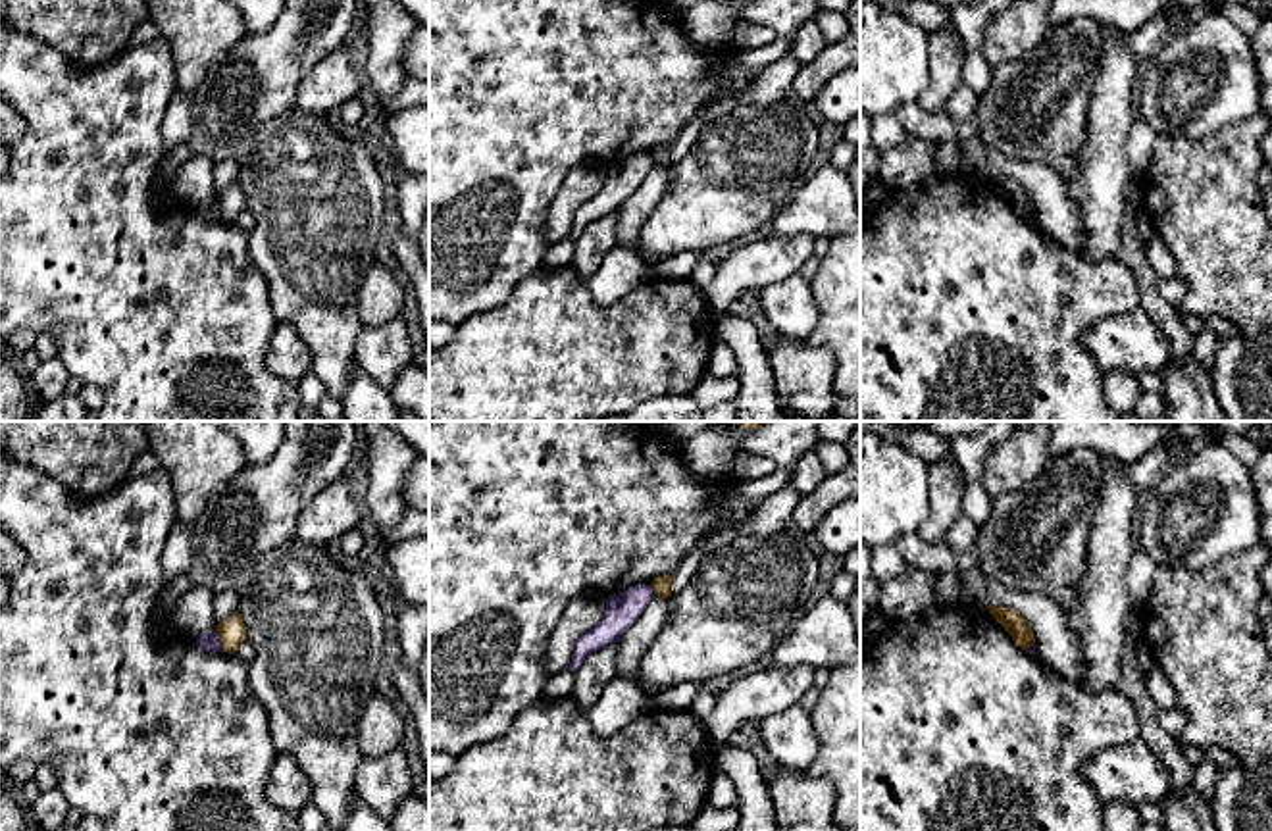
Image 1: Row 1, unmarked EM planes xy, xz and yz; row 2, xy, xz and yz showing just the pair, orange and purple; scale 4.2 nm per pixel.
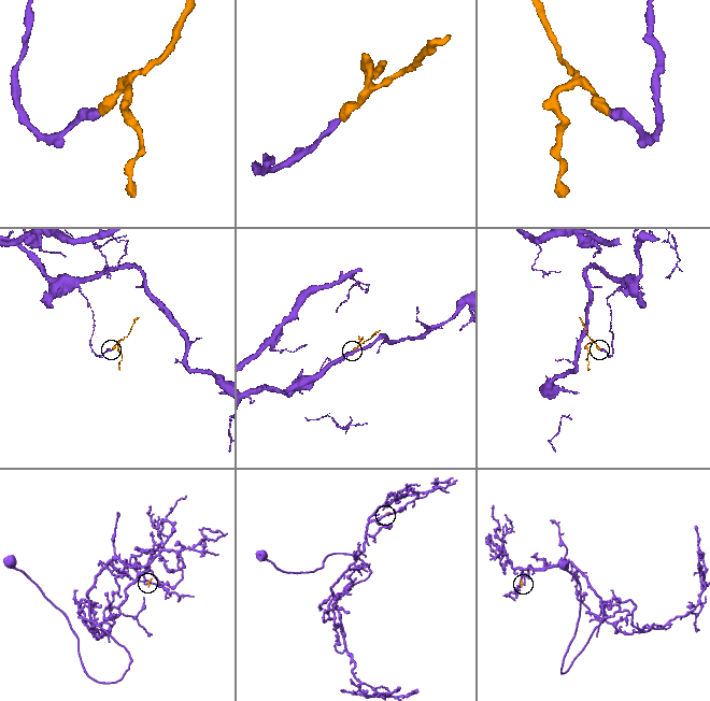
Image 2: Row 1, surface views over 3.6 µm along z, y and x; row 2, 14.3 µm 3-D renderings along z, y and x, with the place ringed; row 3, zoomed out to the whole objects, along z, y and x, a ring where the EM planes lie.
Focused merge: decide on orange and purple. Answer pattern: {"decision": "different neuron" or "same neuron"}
{"decision": "different neuron"}

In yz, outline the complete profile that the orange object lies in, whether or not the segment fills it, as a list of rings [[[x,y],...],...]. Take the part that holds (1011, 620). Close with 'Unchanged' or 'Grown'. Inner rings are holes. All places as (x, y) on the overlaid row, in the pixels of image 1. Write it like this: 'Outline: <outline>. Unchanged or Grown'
Outline: [[[987,606],[989,614],[1005,627],[1005,631],[1012,637],[1014,644],[1022,650],[1028,650],[1033,642],[1033,631],[1026,623],[1026,619],[1012,608],[997,608]]]. Unchanged

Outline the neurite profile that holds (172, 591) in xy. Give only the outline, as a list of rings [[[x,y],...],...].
[[[187,573],[177,575],[169,583],[164,583],[162,594],[156,602],[156,614],[169,614],[173,604],[191,589],[192,585]]]

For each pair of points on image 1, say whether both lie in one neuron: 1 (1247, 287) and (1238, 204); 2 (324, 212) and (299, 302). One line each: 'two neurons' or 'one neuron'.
1: one neuron
2: one neuron

